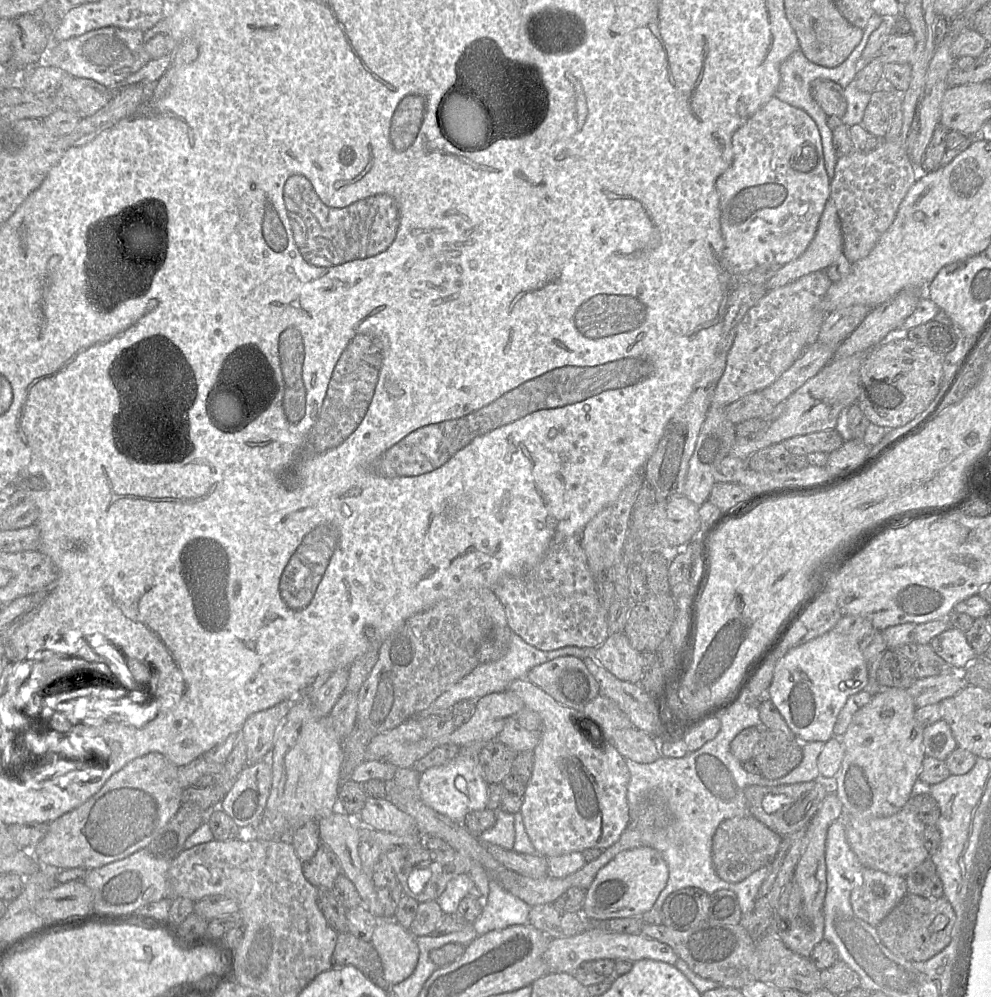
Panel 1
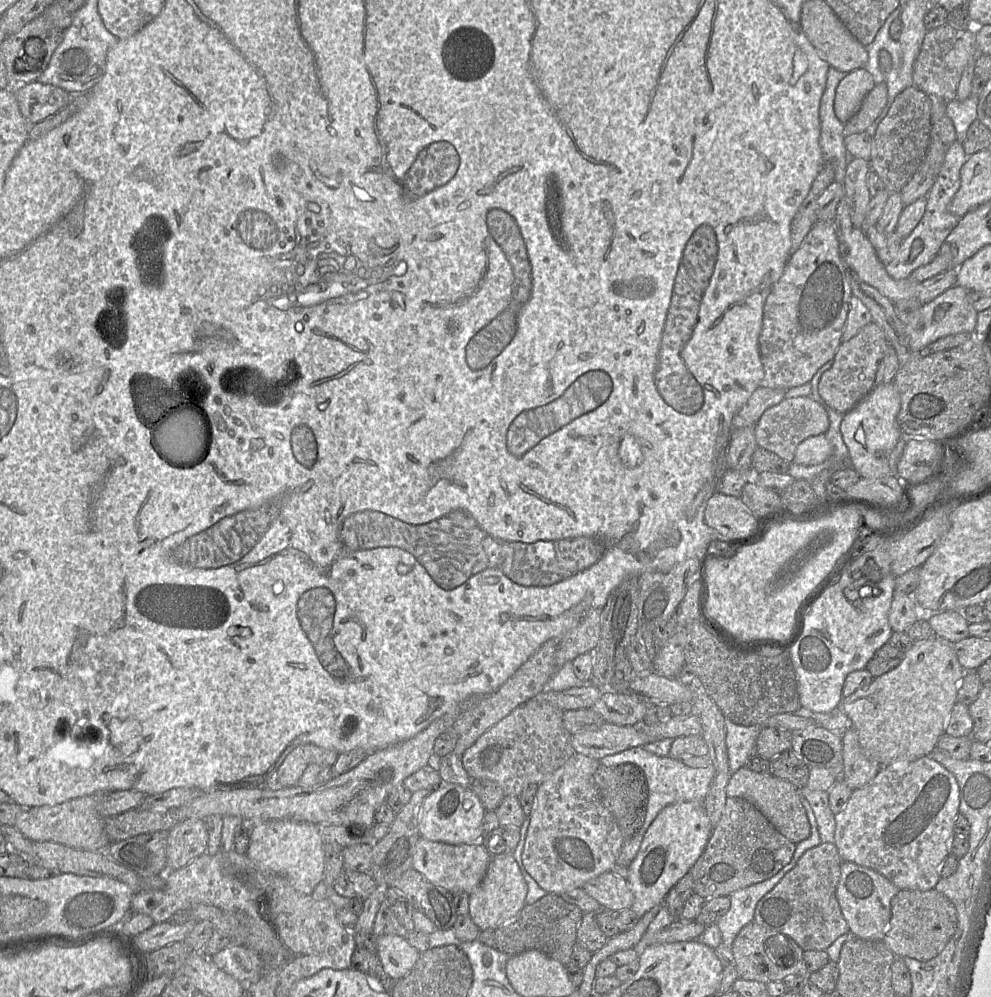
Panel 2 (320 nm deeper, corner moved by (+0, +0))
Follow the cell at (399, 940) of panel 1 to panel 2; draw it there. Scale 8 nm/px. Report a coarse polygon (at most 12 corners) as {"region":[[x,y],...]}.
{"region":[[378,936],[384,971],[395,981],[421,954],[406,938]]}

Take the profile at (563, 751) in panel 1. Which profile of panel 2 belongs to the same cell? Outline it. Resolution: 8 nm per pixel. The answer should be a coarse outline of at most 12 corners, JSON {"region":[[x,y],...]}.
{"region":[[575,753],[538,784],[522,852],[561,895],[624,843],[600,761]]}

